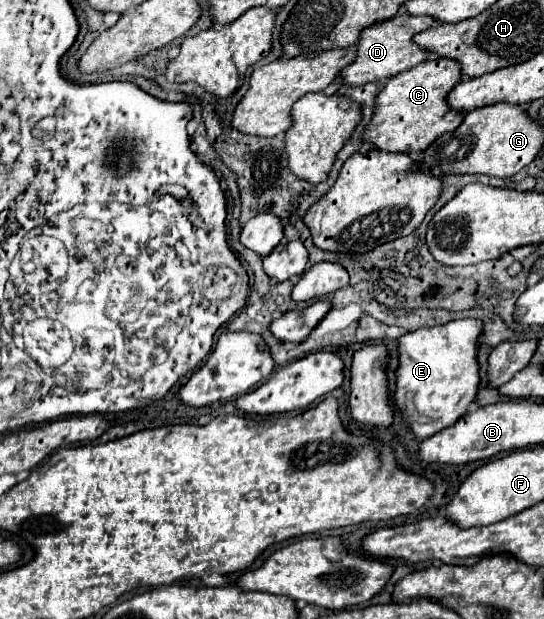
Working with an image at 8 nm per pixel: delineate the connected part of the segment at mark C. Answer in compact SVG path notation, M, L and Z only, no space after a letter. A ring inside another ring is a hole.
M445 57L427 59L415 65L413 69L387 79L383 89L375 97L371 123L365 127L361 139L365 143L371 143L375 149L389 153L411 155L427 149L427 145L433 143L439 135L455 131L463 121L463 115L449 109L445 101L447 93L451 91L451 87L457 85L459 79L461 79L459 63Z

